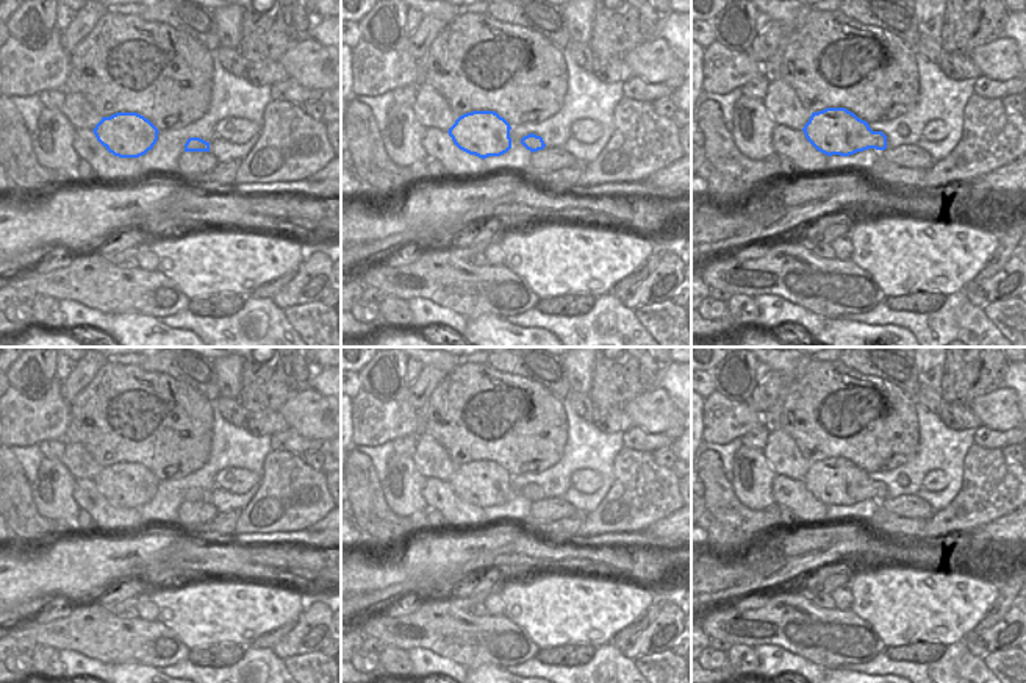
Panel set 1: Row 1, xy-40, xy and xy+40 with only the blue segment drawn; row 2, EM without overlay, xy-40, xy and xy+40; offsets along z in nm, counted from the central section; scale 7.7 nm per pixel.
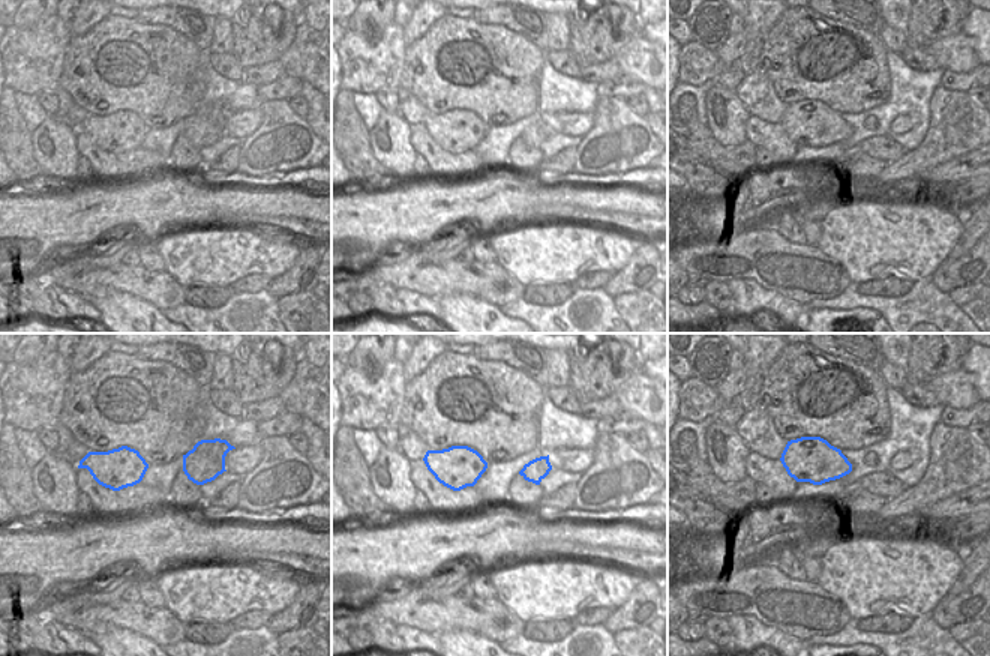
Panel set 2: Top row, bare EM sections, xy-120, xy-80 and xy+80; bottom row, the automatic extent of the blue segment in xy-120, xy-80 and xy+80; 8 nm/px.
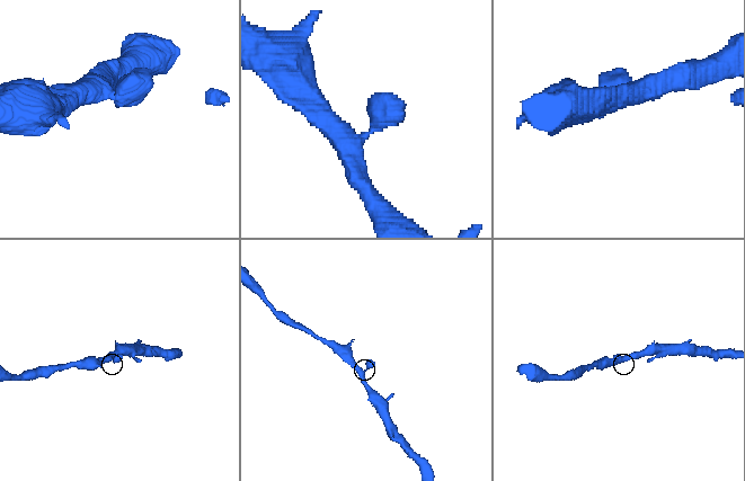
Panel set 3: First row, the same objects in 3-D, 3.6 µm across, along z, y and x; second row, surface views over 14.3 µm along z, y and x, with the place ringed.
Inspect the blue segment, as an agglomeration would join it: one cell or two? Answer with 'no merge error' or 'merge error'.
no merge error

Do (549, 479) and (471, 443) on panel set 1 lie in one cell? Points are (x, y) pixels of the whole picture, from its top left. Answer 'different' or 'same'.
different

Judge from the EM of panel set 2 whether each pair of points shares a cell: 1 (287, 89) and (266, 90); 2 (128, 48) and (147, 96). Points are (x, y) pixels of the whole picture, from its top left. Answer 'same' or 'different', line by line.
1: same
2: same

